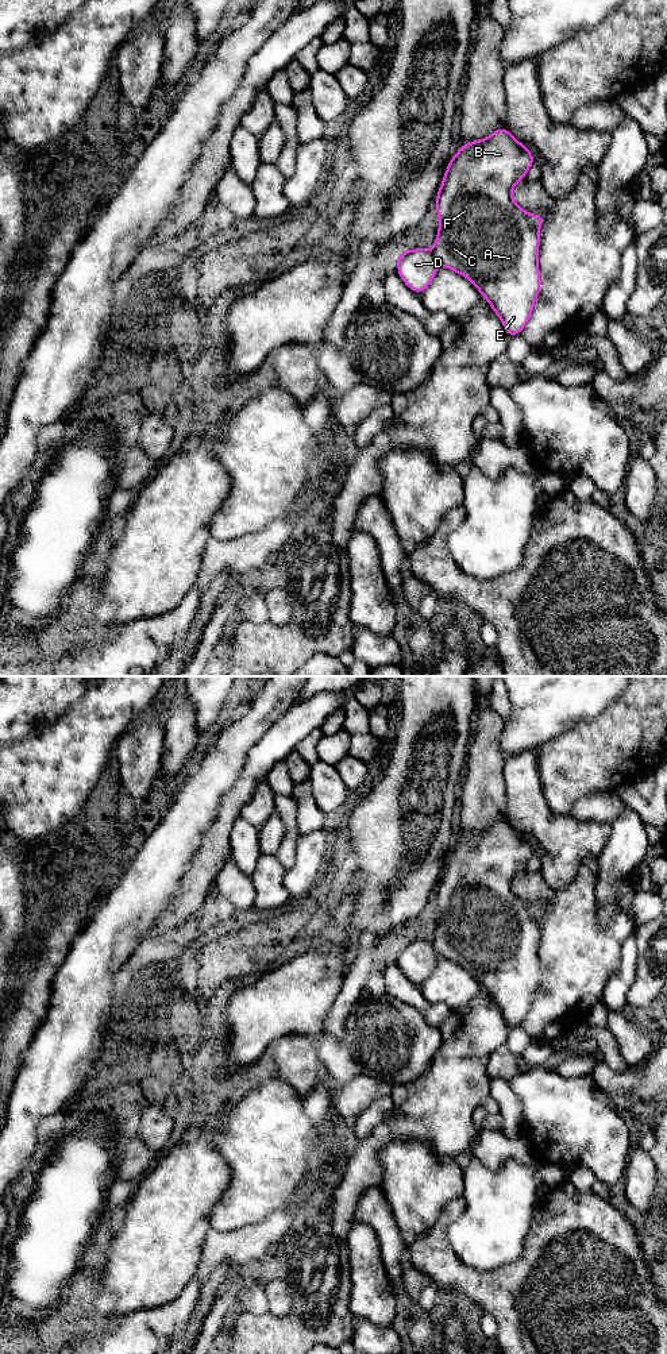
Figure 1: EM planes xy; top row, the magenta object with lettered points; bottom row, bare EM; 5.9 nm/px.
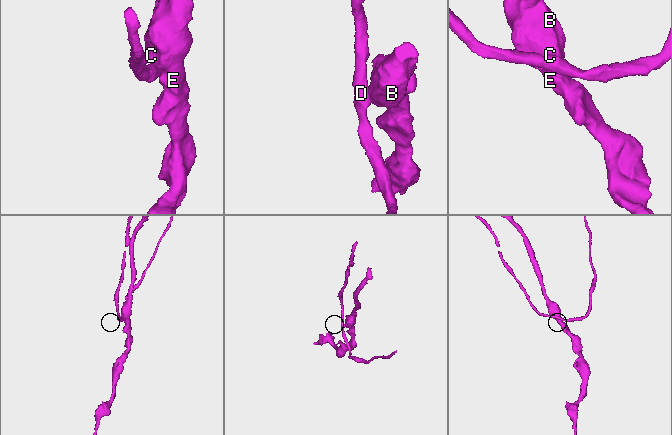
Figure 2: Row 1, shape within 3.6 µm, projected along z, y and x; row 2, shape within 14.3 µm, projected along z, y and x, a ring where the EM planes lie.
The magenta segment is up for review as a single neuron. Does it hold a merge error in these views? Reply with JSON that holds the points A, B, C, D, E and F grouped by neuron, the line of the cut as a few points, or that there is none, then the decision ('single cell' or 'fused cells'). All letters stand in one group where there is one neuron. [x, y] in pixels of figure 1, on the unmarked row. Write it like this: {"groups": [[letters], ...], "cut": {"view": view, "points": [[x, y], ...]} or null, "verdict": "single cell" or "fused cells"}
{"groups": [["A", "B", "C", "D", "E", "F"]], "cut": null, "verdict": "single cell"}

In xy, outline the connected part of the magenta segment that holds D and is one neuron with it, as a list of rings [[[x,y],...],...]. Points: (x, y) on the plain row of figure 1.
[[[506,818],[486,830],[467,833],[450,850],[436,884],[439,922],[433,940],[400,944],[397,964],[415,984],[421,985],[433,972],[439,957],[467,969],[501,1010],[508,1027],[520,1026],[528,1015],[541,979],[539,922],[544,906],[531,906],[513,892],[514,876],[535,855],[533,844]]]

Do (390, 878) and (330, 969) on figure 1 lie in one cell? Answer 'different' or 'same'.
different

